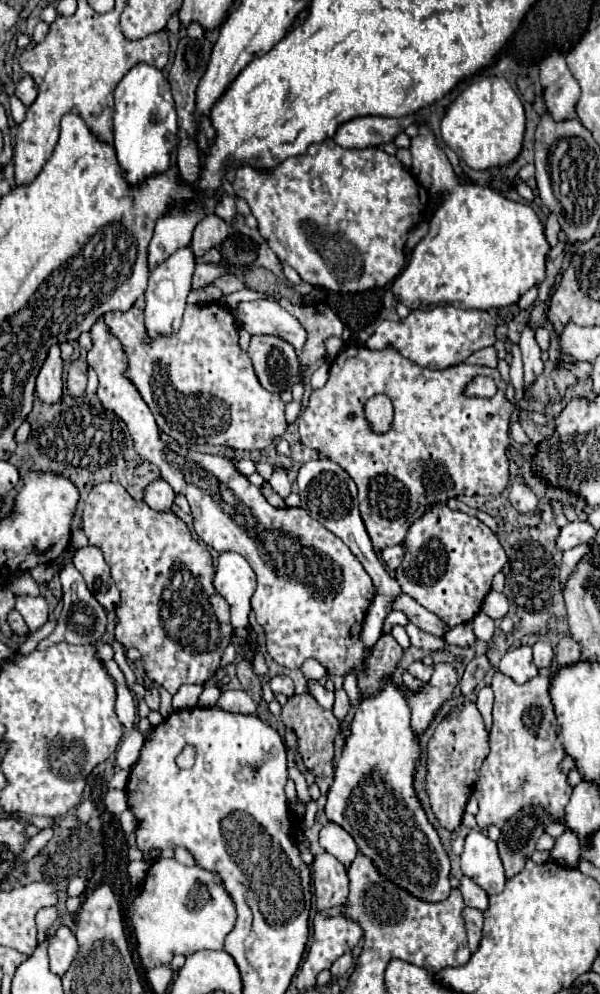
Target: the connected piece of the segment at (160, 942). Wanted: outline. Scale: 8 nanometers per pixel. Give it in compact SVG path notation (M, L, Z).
M158 859L148 869L144 889L134 899L132 905L134 905L132 927L138 943L138 955L144 967L156 967L160 963L168 963L178 953L188 957L200 949L224 949L224 939L236 925L236 905L232 897L228 897L228 891L224 889L218 875L200 869L198 865L186 867L176 859Z

